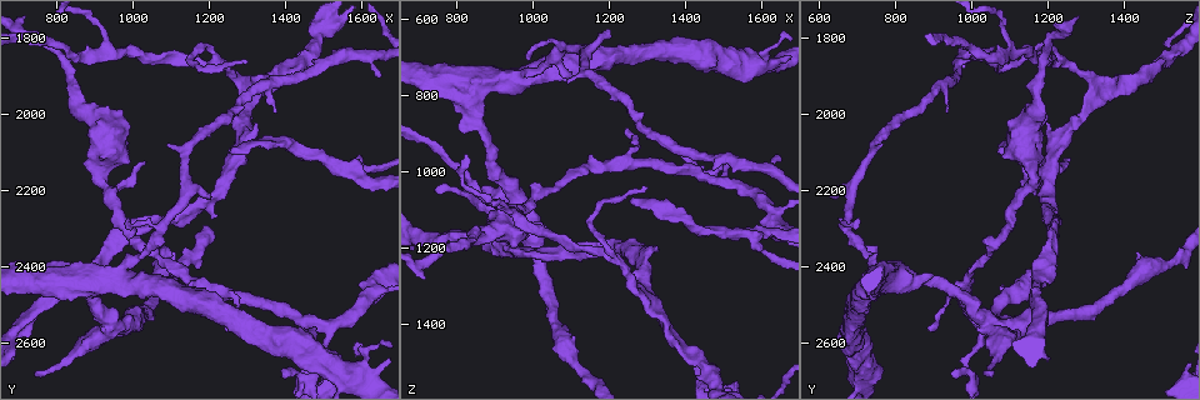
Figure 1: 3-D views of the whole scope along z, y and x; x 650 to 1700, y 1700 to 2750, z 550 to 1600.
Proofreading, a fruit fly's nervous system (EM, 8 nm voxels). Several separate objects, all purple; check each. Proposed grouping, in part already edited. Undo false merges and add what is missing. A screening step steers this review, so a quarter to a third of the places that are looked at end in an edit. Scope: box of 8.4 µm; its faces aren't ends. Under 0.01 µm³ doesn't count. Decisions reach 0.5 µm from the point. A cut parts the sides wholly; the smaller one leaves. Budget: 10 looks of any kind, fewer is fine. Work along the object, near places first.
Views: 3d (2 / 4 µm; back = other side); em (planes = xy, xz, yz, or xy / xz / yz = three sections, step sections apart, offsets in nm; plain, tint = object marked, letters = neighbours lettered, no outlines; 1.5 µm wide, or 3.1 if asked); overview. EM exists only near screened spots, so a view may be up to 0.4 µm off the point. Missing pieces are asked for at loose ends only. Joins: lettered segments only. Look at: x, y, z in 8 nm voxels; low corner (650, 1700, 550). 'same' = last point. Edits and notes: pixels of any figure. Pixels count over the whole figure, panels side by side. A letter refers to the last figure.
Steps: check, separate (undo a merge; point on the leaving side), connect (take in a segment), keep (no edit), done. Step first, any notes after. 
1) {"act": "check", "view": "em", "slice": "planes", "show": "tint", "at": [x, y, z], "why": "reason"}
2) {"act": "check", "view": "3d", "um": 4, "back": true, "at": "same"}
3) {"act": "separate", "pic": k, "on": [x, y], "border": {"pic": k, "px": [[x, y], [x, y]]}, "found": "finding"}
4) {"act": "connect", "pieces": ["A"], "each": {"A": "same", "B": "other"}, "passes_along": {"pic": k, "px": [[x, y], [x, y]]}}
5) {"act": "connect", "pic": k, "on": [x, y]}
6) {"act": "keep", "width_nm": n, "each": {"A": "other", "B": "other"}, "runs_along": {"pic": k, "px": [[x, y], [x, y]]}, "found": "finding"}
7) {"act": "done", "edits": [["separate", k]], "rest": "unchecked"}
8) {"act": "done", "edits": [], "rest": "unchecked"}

{"act": "check", "view": "3d", "um": 2, "at": [1145, 1865, 1130], "why": "sharp bend"}

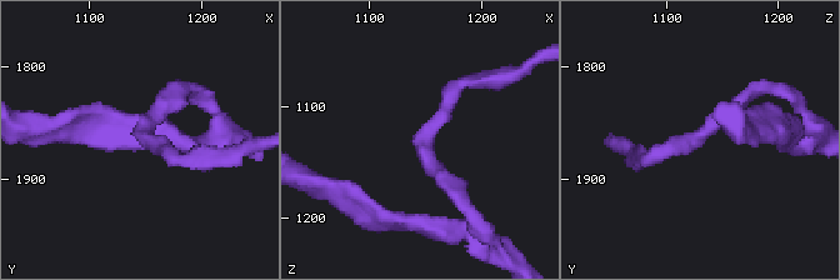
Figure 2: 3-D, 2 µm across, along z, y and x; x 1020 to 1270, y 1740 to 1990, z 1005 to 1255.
{"act": "check", "view": "em", "slice": "planes", "show": "tint", "at": [1150, 1866, 1128]}

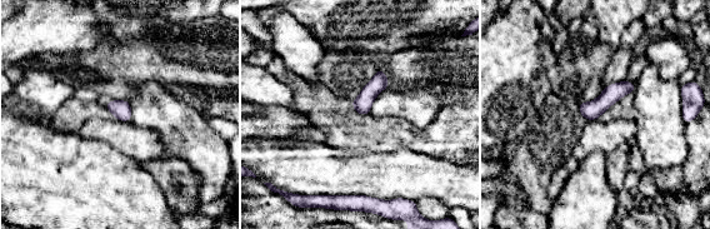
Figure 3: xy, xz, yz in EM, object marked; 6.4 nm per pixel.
{"act": "check", "view": "em", "slice": "planes", "show": "letters", "at": "same", "why": "see the neighbours"}

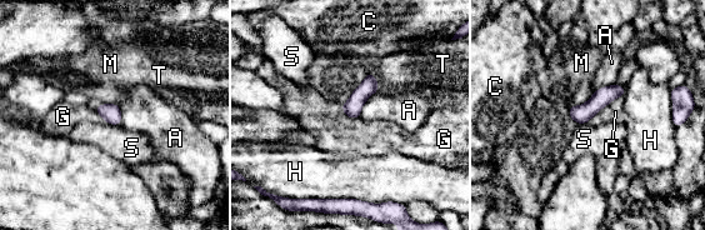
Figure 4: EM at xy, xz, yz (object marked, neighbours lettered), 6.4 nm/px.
{"act": "keep", "width_nm": 120, "longest_contact_nm": ["G", 280], "each": {"A": "other", "C": "other", "G": "other", "H": "other", "M": "other", "S": "other", "T": "other"}, "found": "continuous, no second neuron"}

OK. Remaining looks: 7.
{"act": "check", "view": "em", "slice": "yz", "step": 4, "show": "tint", "at": [930, 2205, 1150], "why": "sudden change in width"}

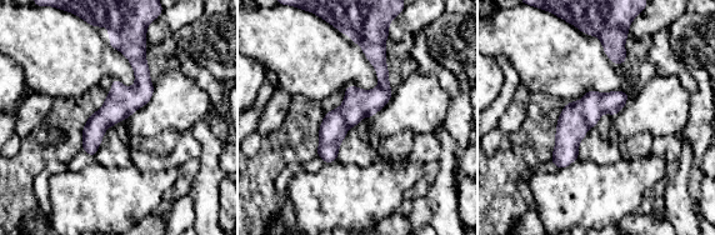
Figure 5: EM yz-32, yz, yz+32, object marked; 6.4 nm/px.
{"act": "check", "view": "em", "slice": "yz", "step": 4, "show": "letters", "at": "same", "why": "what lies round it"}

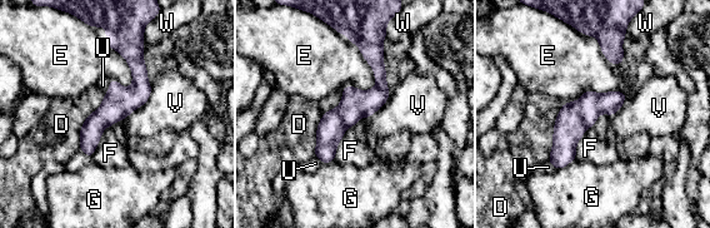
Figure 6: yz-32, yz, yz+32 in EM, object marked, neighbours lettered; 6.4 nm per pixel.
{"act": "keep", "each": {"D": "other", "E": "other", "F": "other", "G": "other", "U": "other", "V": "other", "W": "other"}, "runs_along": {"pic": 6, "px": [[361, 43], [380, 87], [325, 159]]}, "found": "one neuron here"}

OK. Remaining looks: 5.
{"act": "check", "view": "em", "slice": "yz", "step": 8, "show": "letters", "at": [1285, 1995, 1300], "why": "three-way junction"}

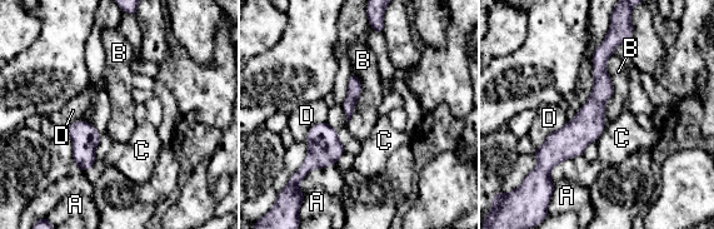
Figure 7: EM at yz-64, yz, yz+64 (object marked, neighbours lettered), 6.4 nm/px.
{"act": "keep", "longest_contact_nm": ["B", 460], "each": {"A": "other", "B": "other", "C": "other", "D": "other"}, "runs_along": {"pic": 7, "px": [[612, 38], [590, 119], [549, 167]]}, "found": "all the same neuron"}

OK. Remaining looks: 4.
{"act": "check", "view": "3d", "um": 4, "at": [970, 2415, 760], "why": "arms part here"}

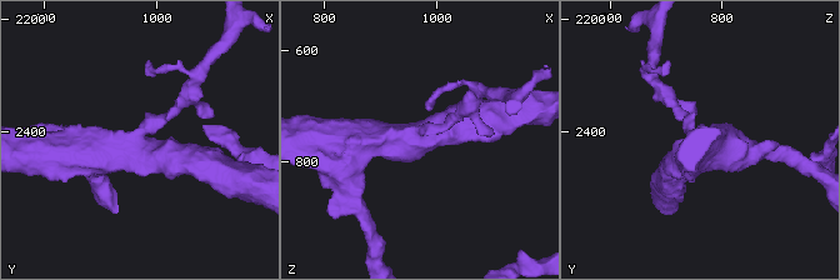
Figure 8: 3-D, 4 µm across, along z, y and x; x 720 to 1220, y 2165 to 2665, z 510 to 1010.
{"act": "check", "view": "em", "slice": "yz", "step": 8, "show": "tint", "at": [970, 2420, 755], "arms": 3, "why": "now the EM"}

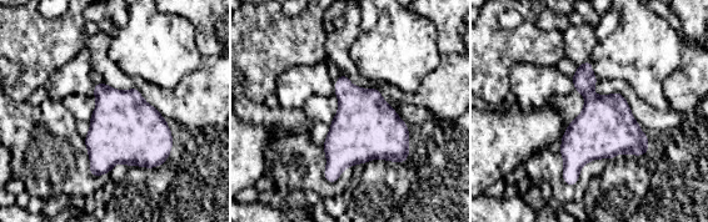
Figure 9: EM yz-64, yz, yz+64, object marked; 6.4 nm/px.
{"act": "check", "view": "em", "slice": "yz", "step": 8, "show": "letters", "at": "same"}

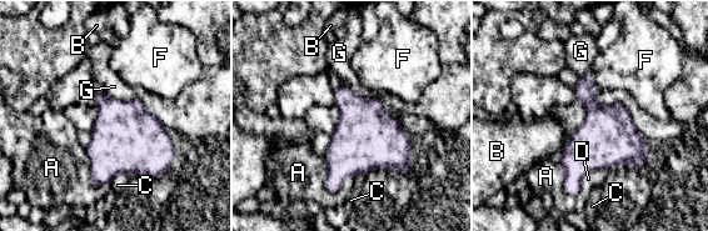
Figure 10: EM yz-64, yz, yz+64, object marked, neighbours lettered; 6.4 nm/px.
{"act": "keep", "width_nm": 380, "each": {"A": "other", "B": "other", "C": "other", "D": "other", "F": "other", "G": "other"}, "border": {"pic": 10, "px": [[342, 84], [353, 94], [373, 99]]}, "found": "continuous, no second neuron"}

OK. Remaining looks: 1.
{"act": "done", "edits": [], "rest": "unchecked"}

